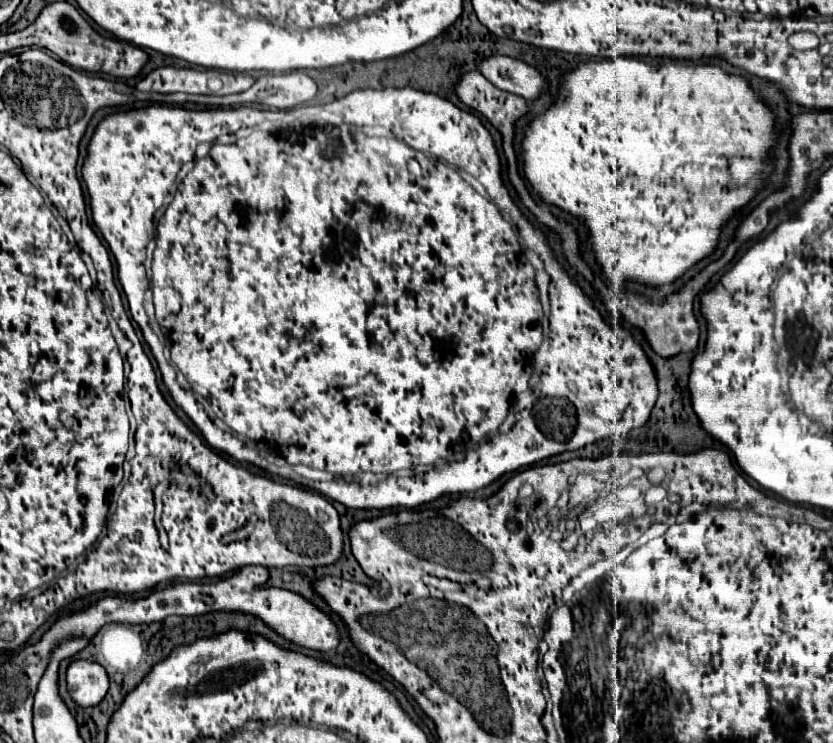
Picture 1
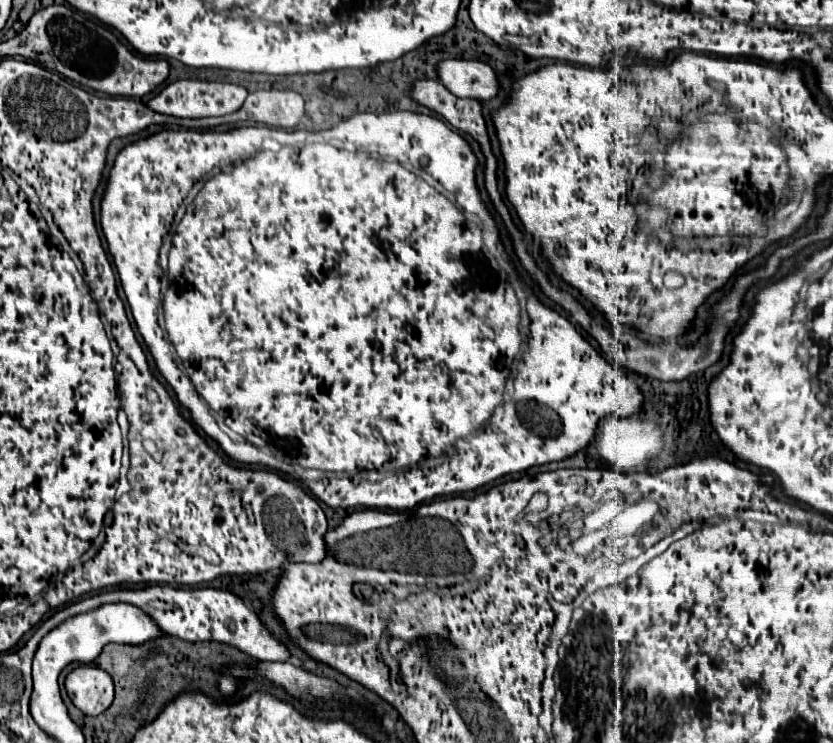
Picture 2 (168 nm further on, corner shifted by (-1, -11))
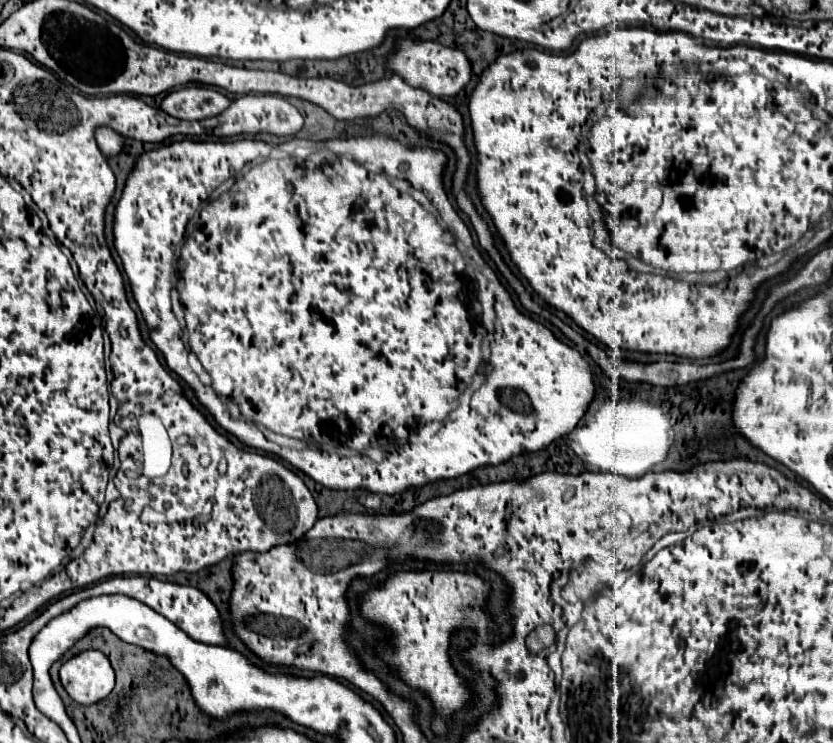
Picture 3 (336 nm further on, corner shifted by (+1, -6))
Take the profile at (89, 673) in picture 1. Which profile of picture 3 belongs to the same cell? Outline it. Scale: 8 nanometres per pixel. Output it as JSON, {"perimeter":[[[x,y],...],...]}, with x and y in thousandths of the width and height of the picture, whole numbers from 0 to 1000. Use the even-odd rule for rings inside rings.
{"perimeter":[[[116,873],[100,876],[80,887],[73,895],[71,908],[83,938],[97,949],[126,941],[138,922],[138,906],[133,900],[133,892]]]}

